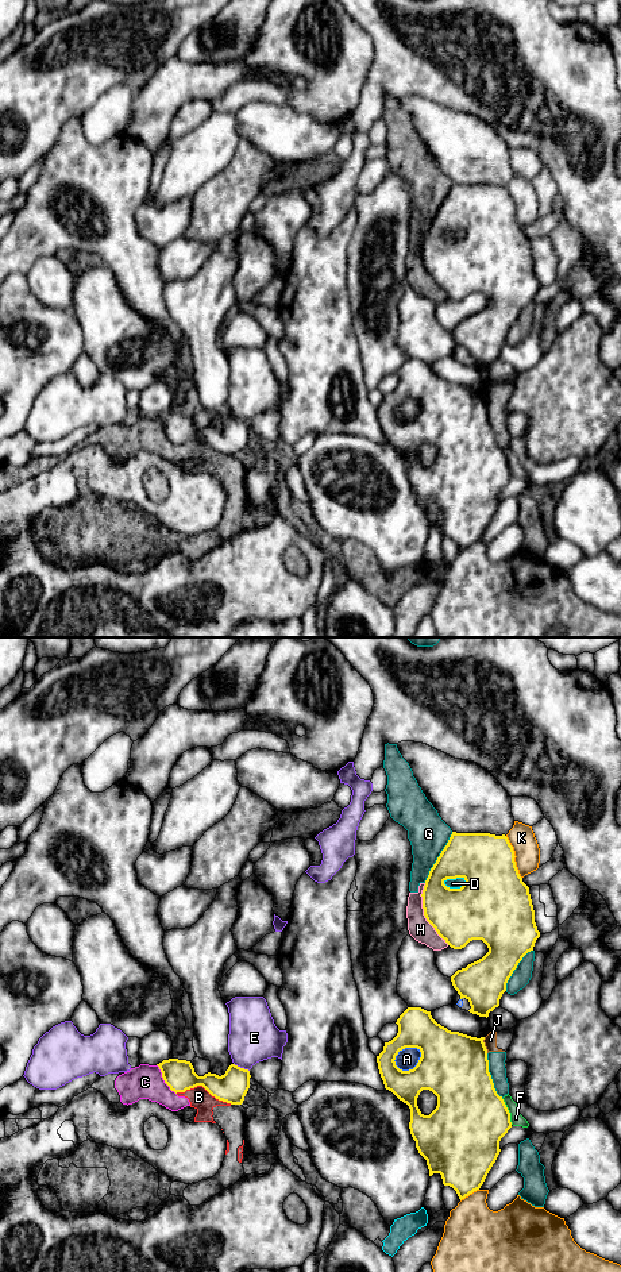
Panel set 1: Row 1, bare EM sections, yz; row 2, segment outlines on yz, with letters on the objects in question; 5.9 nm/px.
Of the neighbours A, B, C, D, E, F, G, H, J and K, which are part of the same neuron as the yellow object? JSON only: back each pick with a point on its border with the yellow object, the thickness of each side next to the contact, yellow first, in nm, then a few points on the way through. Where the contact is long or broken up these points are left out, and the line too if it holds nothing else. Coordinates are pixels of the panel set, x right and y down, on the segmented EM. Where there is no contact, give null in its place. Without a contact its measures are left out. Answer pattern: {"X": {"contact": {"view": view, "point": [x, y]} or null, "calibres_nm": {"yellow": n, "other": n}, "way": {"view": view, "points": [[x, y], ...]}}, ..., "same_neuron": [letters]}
{"same_neuron": []}

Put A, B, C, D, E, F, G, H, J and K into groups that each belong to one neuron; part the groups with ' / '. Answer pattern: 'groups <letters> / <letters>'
groups A / B C D F / E / G H J / K

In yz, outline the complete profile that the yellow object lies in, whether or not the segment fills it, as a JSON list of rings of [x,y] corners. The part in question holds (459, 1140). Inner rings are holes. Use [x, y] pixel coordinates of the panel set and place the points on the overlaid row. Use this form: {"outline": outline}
{"outline": [[[408,1007],[396,1024],[397,1036],[385,1042],[383,1051],[377,1056],[381,1078],[385,1088],[410,1109],[410,1134],[418,1153],[427,1160],[429,1176],[440,1173],[443,1184],[452,1187],[462,1200],[481,1188],[501,1152],[501,1138],[512,1128],[510,1113],[497,1094],[489,1072],[485,1037],[451,1032],[421,1007]],[[405,1048],[421,1052],[417,1065],[409,1071],[400,1069],[394,1061]],[[423,1090],[437,1096],[437,1106],[429,1115],[424,1115],[417,1106]]]}

